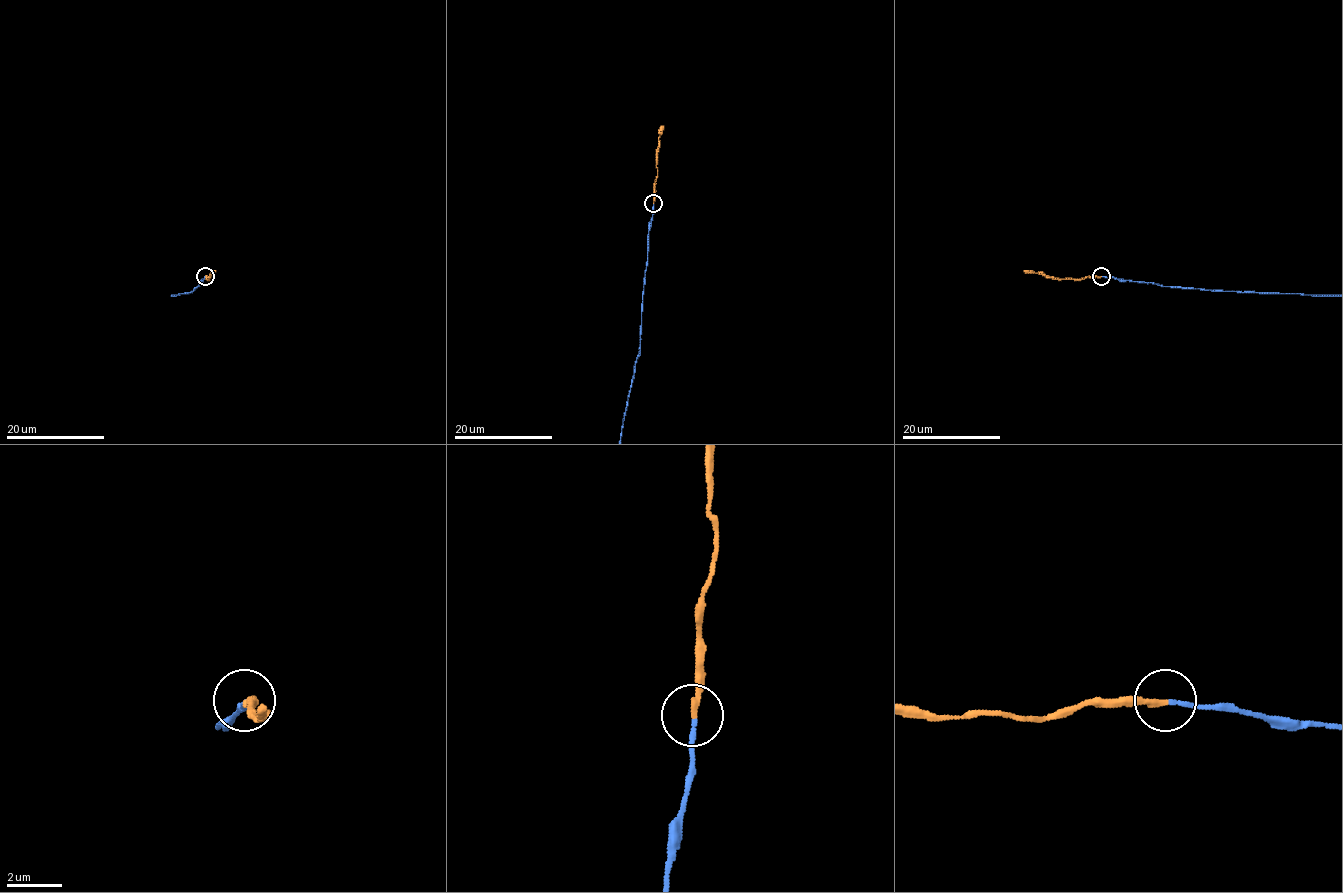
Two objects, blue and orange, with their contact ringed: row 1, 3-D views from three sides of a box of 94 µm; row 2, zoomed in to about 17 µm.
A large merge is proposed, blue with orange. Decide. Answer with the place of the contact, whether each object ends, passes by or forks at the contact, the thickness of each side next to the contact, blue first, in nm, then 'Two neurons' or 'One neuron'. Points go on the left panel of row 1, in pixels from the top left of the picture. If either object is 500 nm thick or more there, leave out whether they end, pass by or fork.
Place: (205, 276). At the ring blue ends. At the ring orange ends. Thickness 150 nm (blue) against 240 nm. One neuron

